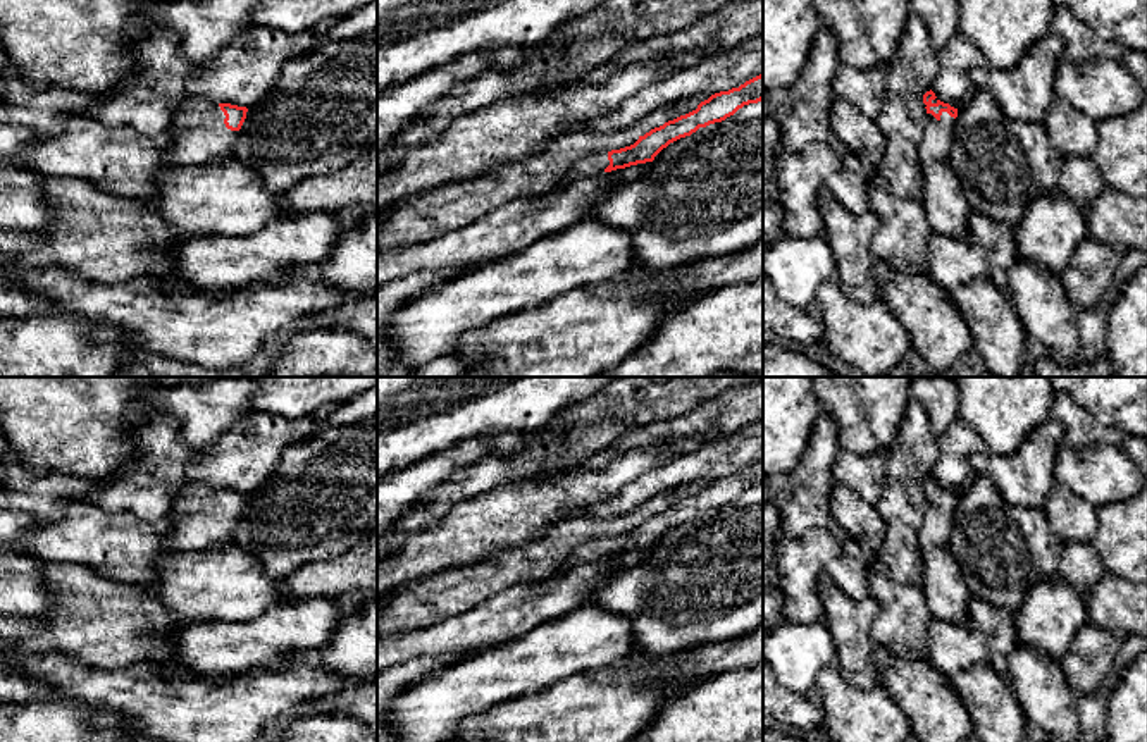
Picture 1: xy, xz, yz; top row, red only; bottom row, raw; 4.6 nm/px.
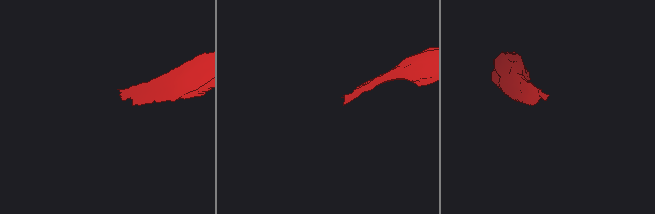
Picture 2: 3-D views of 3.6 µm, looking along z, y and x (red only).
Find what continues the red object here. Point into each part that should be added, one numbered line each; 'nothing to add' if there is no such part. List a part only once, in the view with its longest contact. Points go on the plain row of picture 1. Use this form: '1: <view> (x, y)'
1: xy (200, 522)

